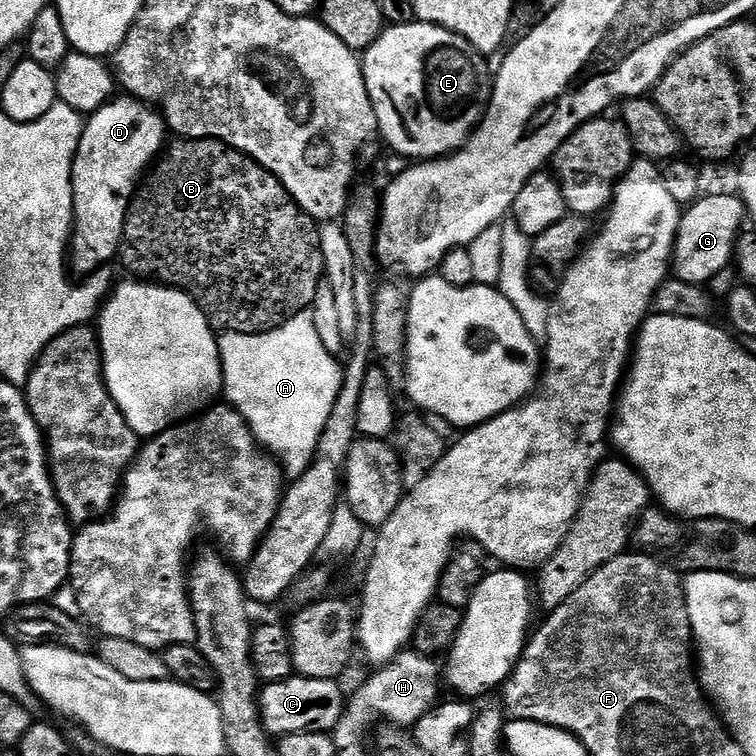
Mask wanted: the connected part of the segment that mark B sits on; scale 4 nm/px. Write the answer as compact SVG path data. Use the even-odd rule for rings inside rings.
M176 138L173 141L173 144L171 141L163 149L162 155L155 161L151 171L143 177L142 183L137 187L136 195L132 197L132 205L128 207L128 217L124 223L124 242L120 245L118 253L119 263L124 263L125 270L132 272L128 274L141 281L155 282L187 292L206 314L209 324L217 333L241 332L257 336L260 332L273 332L276 328L291 324L298 314L311 309L314 298L318 294L318 286L324 280L324 259L317 221L297 206L282 181L274 173L266 171L258 161L246 153L223 144L220 140Z

